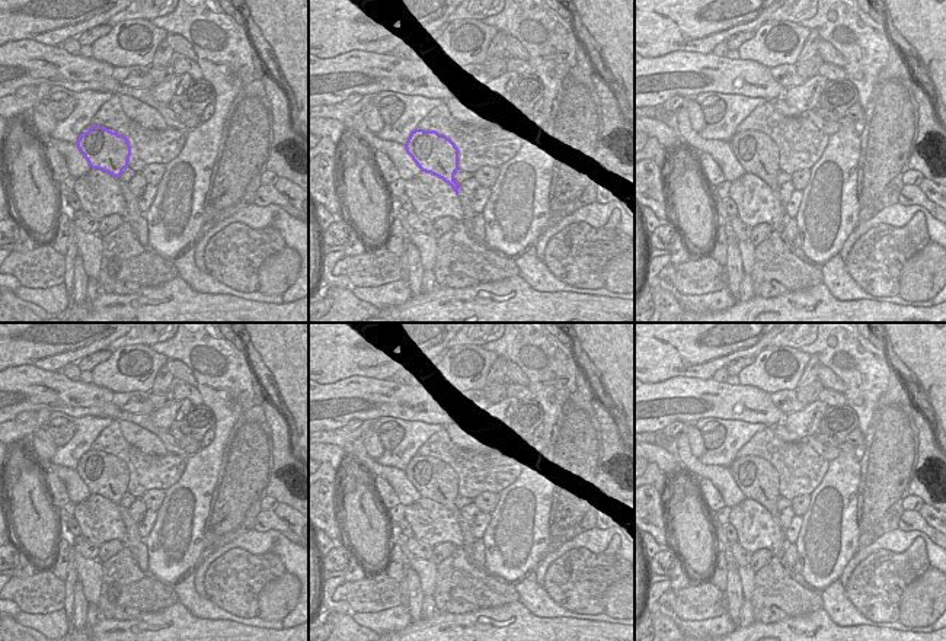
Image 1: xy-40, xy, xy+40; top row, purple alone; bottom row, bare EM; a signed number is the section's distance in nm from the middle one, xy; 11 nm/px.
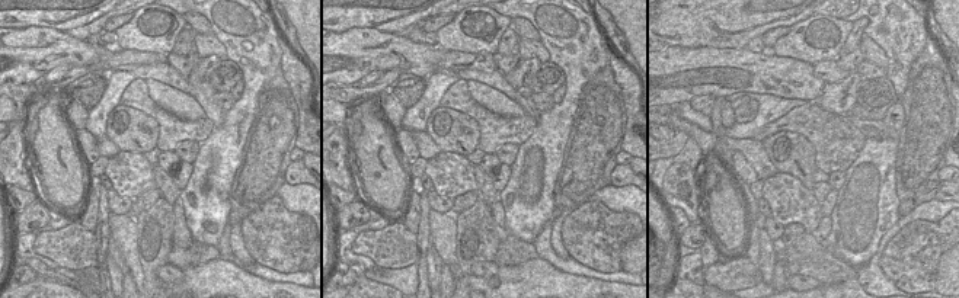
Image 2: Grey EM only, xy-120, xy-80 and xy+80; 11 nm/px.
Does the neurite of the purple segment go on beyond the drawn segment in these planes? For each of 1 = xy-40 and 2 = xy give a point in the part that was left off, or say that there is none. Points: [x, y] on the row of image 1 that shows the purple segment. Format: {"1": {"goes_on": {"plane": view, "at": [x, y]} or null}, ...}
{"1": {"goes_on": null}, "2": {"goes_on": null}}

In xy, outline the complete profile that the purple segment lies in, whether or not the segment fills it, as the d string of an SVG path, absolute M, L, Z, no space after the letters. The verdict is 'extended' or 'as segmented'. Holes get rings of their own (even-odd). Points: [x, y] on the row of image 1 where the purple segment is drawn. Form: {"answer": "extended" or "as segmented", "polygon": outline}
{"answer": "as segmented", "polygon": "M415 129L406 144L406 153L421 172L431 173L448 183L458 196L460 185L454 180L458 169L458 148L445 135L437 131Z"}

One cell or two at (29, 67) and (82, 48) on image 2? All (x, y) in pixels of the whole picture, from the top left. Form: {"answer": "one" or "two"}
{"answer": "one"}

